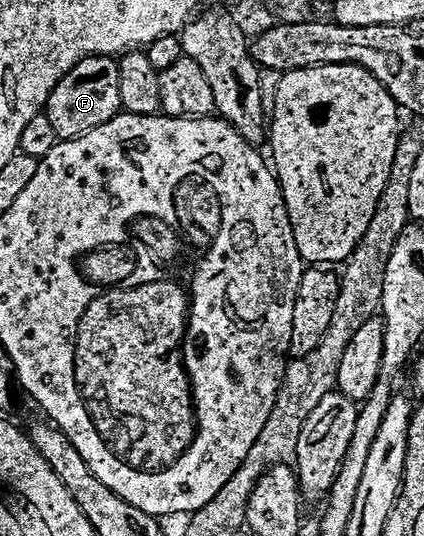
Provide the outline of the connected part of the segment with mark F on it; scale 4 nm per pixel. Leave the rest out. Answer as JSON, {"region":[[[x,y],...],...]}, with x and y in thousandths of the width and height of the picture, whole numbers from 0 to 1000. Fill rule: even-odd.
{"region":[[[203,103],[134,153],[116,174],[104,211],[123,229],[139,259],[175,257],[198,244],[231,237],[285,207],[281,127],[262,103]]]}

